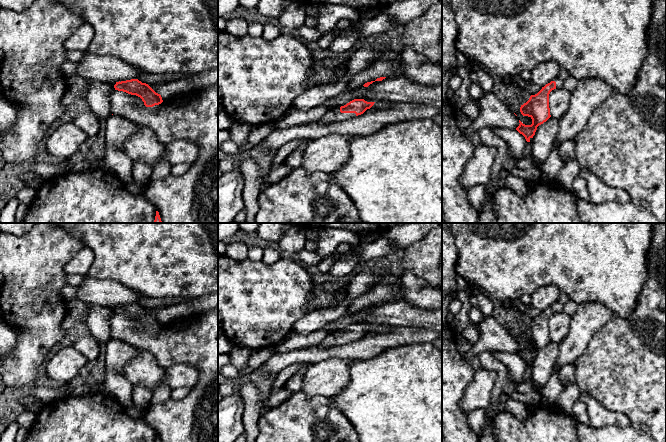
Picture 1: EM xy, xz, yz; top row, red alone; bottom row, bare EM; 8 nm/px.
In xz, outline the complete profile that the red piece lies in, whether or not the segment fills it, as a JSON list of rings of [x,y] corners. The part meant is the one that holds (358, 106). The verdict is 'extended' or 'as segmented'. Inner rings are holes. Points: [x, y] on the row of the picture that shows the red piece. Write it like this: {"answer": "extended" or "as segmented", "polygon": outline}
{"answer": "extended", "polygon": [[[354,99],[340,108],[326,111],[321,117],[319,125],[327,126],[331,123],[352,119],[370,109],[375,102],[367,102],[364,99]]]}

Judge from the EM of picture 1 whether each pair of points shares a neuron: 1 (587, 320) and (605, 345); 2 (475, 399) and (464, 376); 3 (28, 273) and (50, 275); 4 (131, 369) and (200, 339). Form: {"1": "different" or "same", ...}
{"1": "different", "2": "different", "3": "same", "4": "different"}

